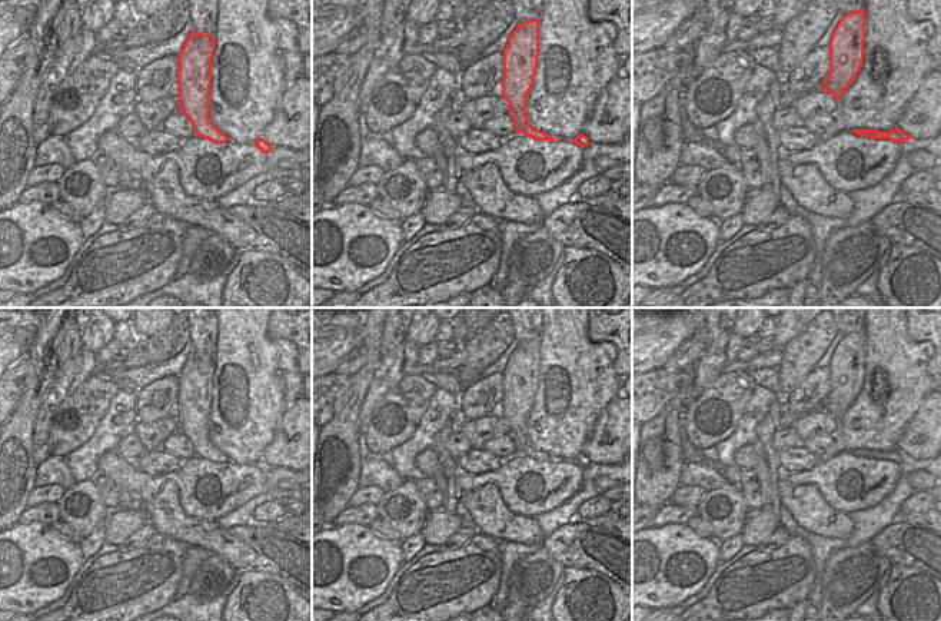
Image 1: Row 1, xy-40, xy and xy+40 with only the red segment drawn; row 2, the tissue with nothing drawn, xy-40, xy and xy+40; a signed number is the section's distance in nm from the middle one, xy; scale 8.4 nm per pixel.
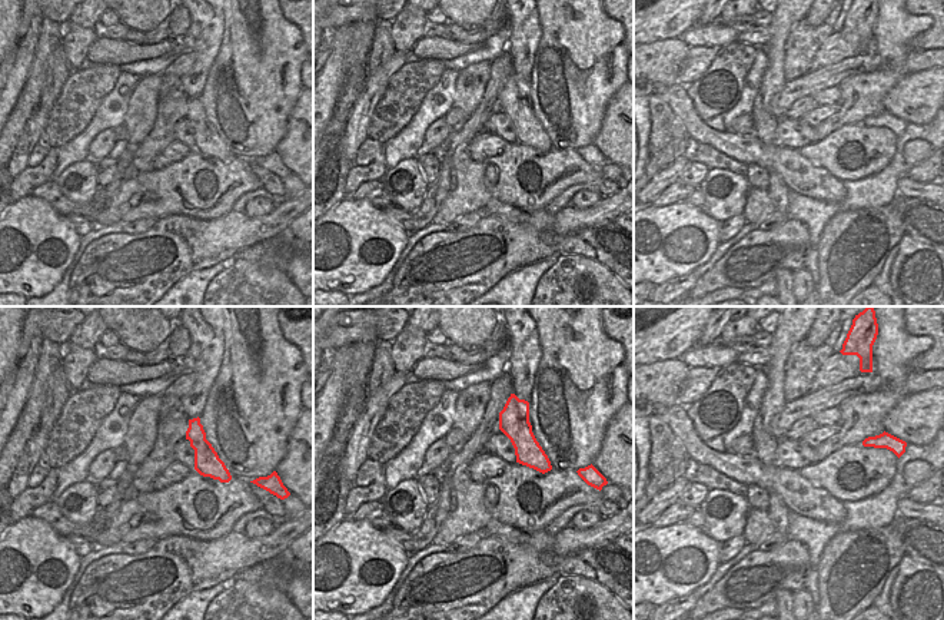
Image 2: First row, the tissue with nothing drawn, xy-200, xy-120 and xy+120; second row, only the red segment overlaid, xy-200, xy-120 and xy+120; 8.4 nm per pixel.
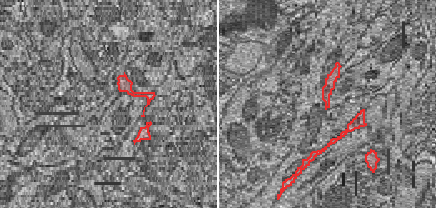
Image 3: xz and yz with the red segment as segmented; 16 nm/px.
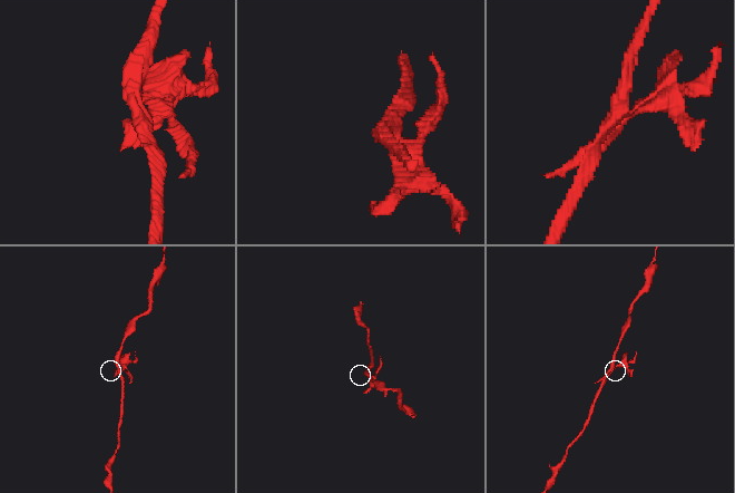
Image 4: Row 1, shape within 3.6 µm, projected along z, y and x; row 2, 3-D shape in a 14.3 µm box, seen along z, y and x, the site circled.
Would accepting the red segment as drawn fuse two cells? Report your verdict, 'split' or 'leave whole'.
split

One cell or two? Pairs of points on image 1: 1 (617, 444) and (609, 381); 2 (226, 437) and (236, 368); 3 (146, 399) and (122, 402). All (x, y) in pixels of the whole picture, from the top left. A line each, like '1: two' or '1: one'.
1: two
2: one
3: two

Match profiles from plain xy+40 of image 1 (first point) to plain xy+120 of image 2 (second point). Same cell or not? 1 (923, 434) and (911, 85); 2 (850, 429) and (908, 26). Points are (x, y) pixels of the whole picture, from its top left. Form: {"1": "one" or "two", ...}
{"1": "one", "2": "one"}

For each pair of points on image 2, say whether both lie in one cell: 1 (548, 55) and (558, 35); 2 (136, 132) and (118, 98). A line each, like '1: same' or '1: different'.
1: same
2: different

